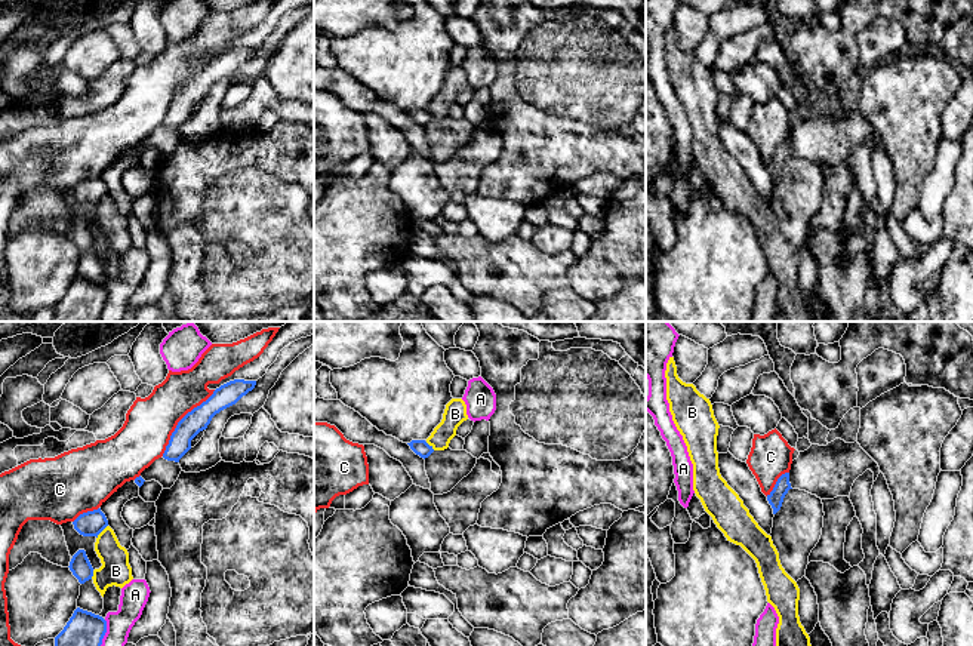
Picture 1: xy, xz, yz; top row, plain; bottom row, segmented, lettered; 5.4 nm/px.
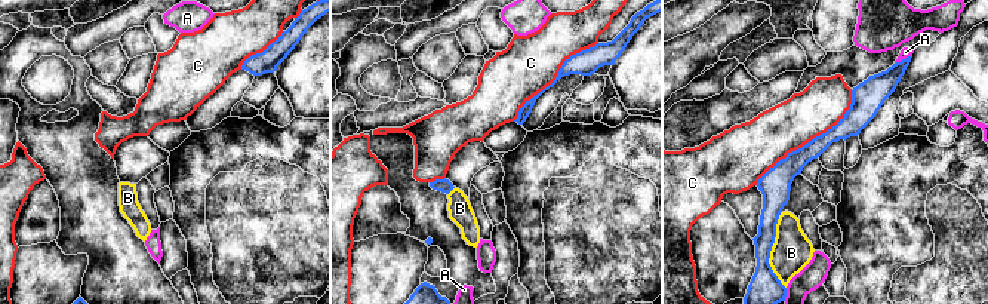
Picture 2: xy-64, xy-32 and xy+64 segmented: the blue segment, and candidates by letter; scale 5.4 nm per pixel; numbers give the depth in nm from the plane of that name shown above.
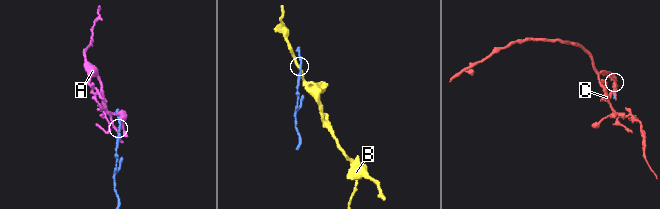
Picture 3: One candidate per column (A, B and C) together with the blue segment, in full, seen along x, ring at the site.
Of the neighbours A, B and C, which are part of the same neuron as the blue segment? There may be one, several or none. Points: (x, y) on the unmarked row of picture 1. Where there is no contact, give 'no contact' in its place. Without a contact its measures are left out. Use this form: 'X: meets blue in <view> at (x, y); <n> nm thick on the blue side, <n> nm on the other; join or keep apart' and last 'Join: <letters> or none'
A: meets blue in xy at (104, 302); 240 nm thick on the blue side, 140 nm on the other; keep apart
B: meets blue in xy at (101, 199); 140 nm thick on the blue side, 160 nm on the other; keep apart
C: meets blue in xy at (179, 89); 120 nm thick on the blue side, 260 nm on the other; keep apart
Join: none

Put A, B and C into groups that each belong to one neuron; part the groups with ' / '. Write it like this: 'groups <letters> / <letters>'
groups A / B / C

